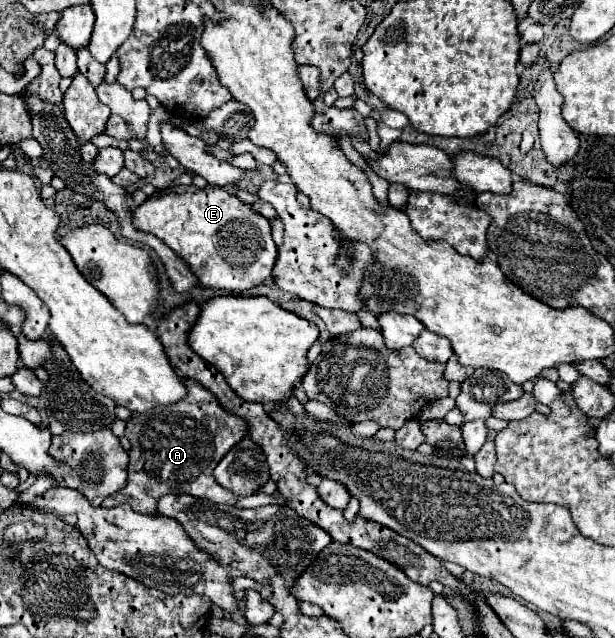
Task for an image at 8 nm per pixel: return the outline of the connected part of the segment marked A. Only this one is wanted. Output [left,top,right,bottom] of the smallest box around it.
[102,379,246,513]

